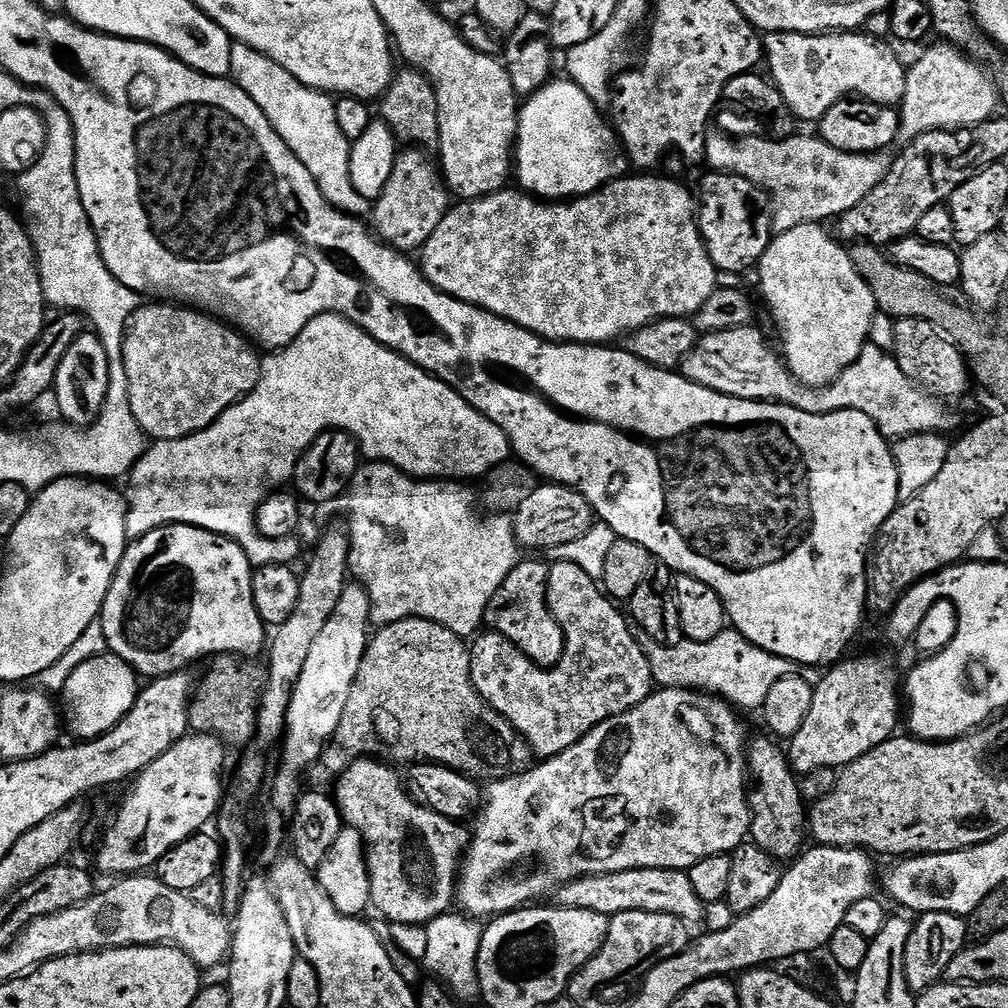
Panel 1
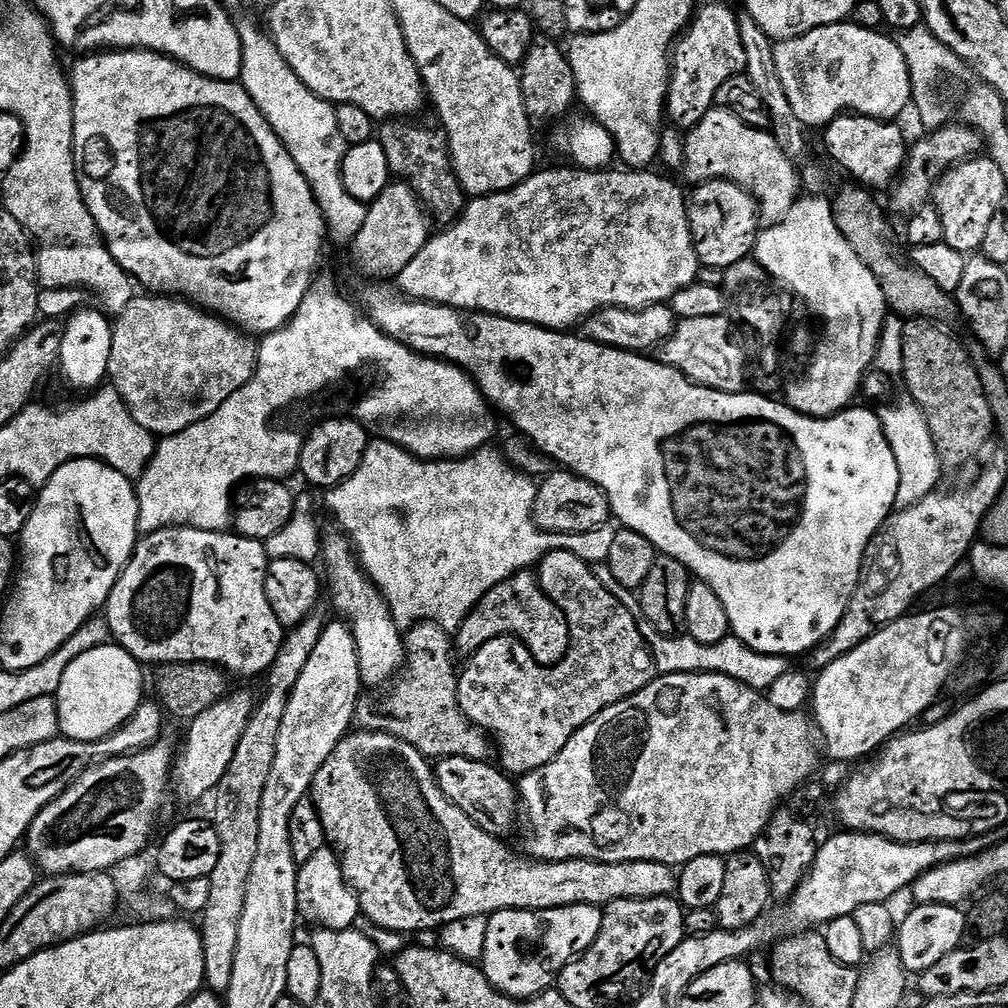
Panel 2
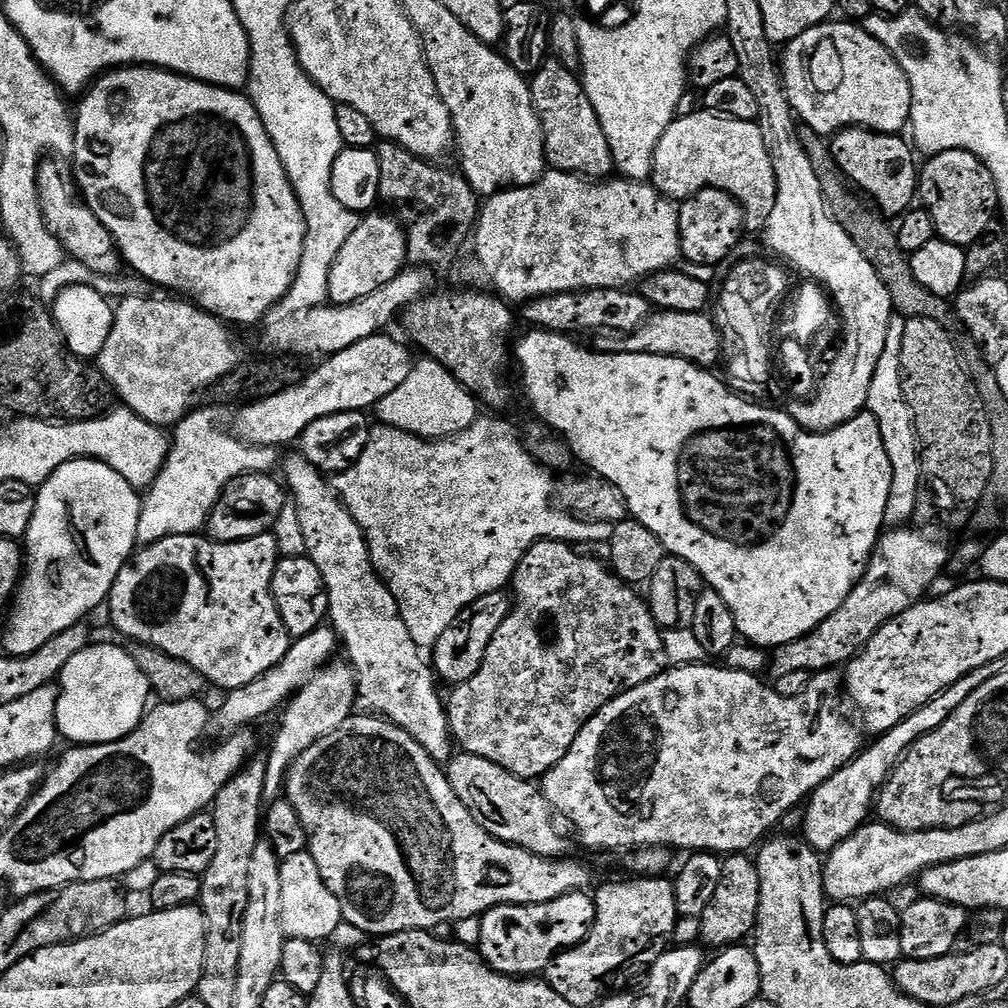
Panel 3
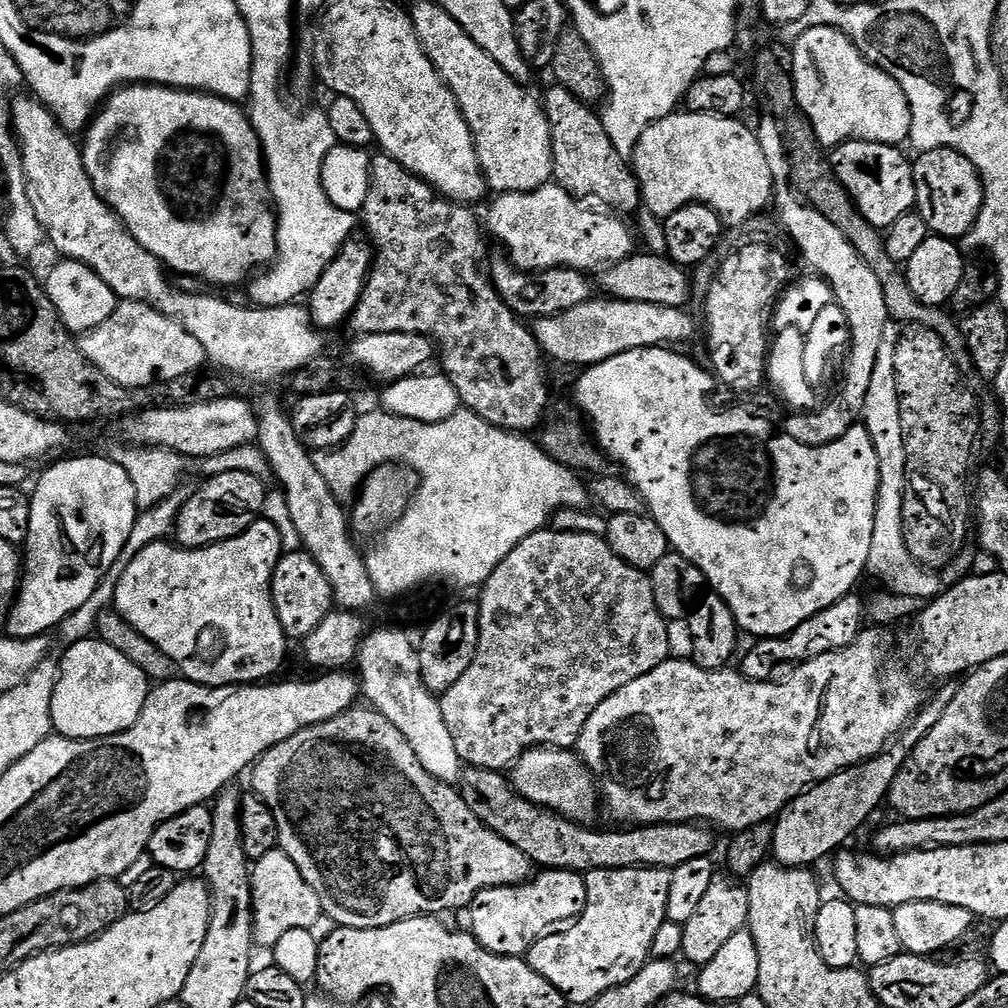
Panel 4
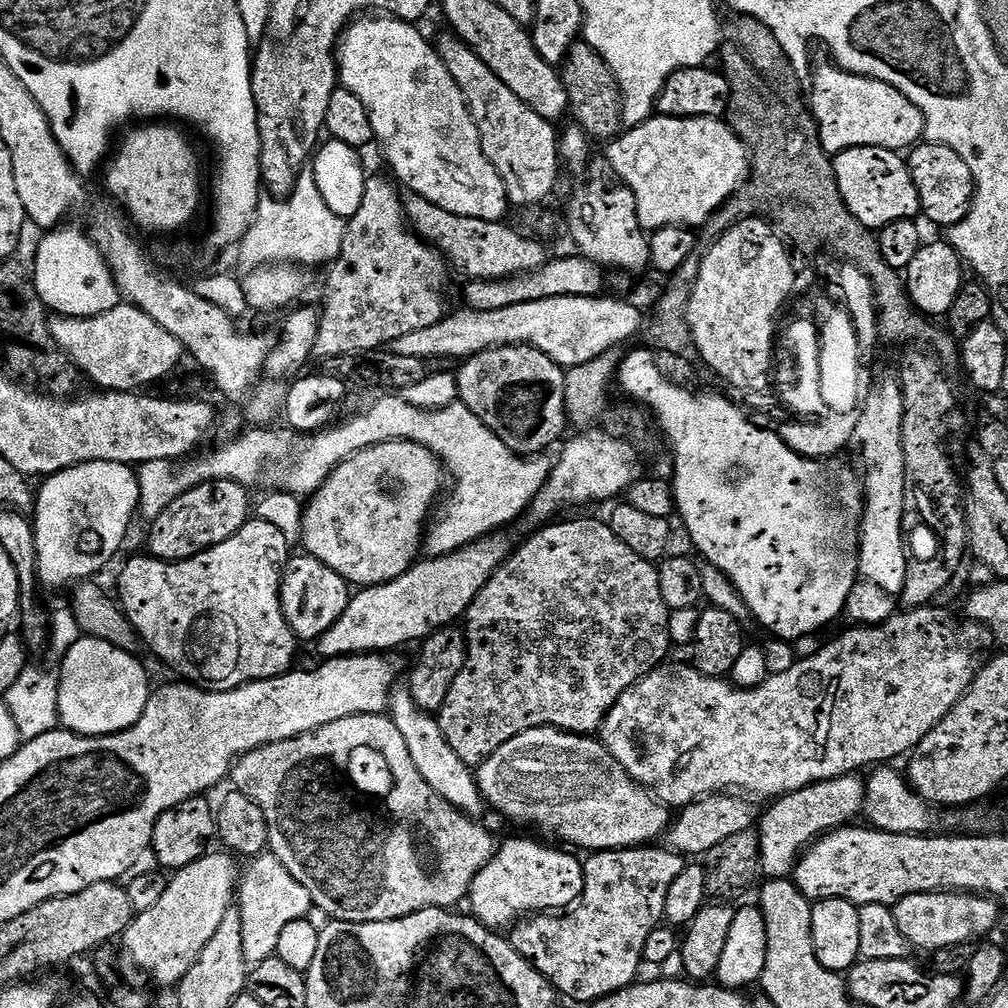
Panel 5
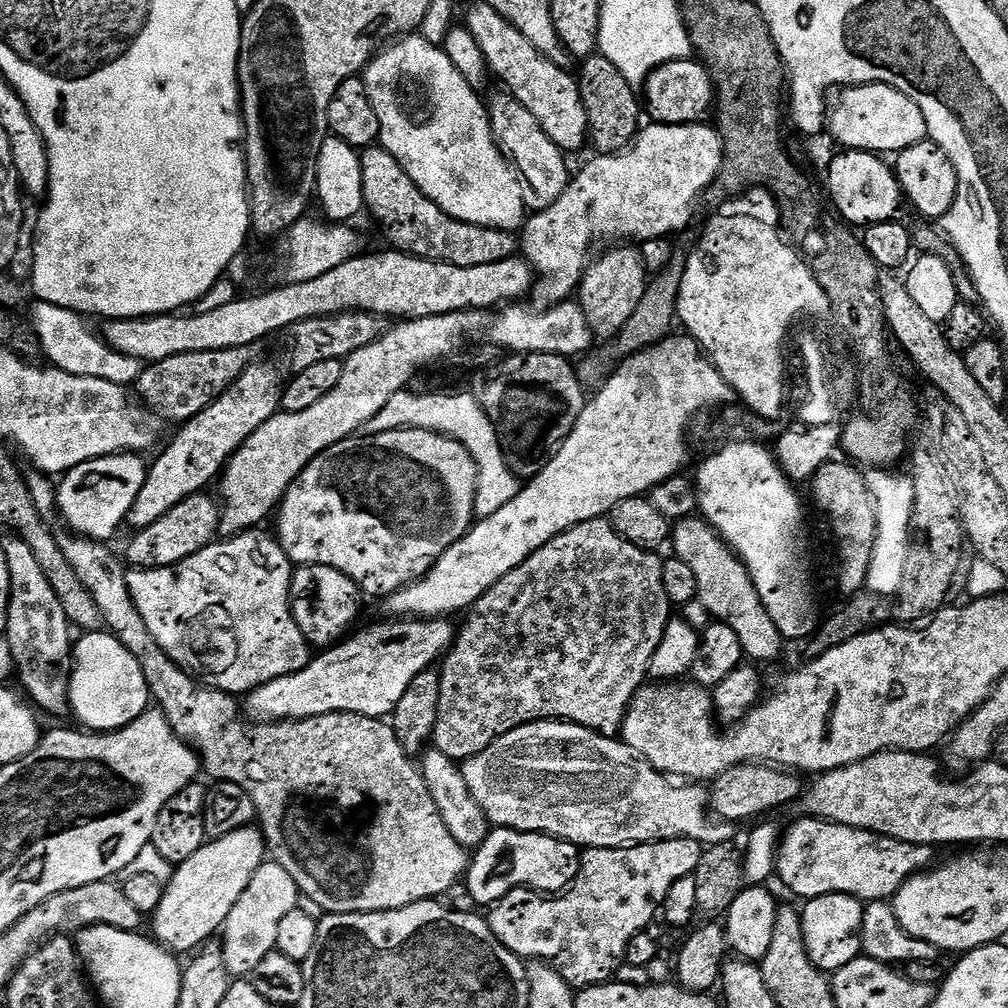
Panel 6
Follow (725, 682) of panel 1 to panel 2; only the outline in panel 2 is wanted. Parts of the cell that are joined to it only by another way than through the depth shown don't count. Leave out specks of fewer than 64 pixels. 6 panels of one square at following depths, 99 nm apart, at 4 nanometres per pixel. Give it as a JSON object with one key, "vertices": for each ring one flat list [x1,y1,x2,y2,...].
{"vertices":[[600,561,591,565,591,570,598,582,601,582,602,586,614,598,618,598,630,611,631,617,634,618,635,624,638,626,639,633,642,634,642,638,647,642,652,652,656,672,659,675,670,673,720,673,723,676,734,678,756,691,766,692,774,684,775,679,780,678,782,674,790,670,789,661,785,657,756,652,733,636,723,639,722,642,704,644,687,634,662,635,656,630,654,624,646,618,637,593,633,589,622,585,622,582,618,582,618,578,611,573,607,561]]}

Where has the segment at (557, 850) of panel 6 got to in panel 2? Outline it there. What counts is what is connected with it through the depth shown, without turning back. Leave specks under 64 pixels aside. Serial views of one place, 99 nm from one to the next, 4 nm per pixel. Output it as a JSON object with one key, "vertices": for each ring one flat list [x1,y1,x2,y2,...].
{"vertices":[[595,904,562,906,537,912,527,912,524,908,494,912,487,917,483,974,499,992,515,1000,541,996,555,985,560,971,596,941,602,930,603,917,603,907]]}

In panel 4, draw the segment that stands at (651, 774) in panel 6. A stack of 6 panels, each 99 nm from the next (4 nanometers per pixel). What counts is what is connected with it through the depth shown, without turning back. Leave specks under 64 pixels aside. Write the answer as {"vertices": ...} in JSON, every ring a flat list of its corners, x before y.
{"vertices":[[534,748,531,752,520,757,510,769,510,783,520,796,525,796,530,802,541,804,552,812,559,812,567,820,575,820,577,824,591,825,596,816,596,796,598,800,598,784,592,781,593,769,587,763,580,764,575,751,566,748]]}

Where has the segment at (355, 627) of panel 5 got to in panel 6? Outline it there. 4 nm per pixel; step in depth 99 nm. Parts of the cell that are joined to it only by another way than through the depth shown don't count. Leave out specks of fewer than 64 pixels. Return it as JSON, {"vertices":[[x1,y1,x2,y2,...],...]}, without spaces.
{"vertices":[[480,518,473,523,468,529,468,533,464,535,458,542,454,542,454,546,450,546,450,550,446,550,446,554,442,554,442,558,436,560,436,565,422,577,421,580,415,580,413,584,407,584,404,588,399,588,397,592,393,592,387,597,388,616,392,618,415,618,418,620,435,620,437,618,449,618,455,612,463,613,465,610,471,609,472,605,478,602,478,598,482,598,482,594,486,594,486,590,490,590,502,578,506,578,506,574,510,574,510,570,514,570,518,566,522,566,526,555,526,532,523,528,509,526,509,528,492,528,493,521,488,518]]}

